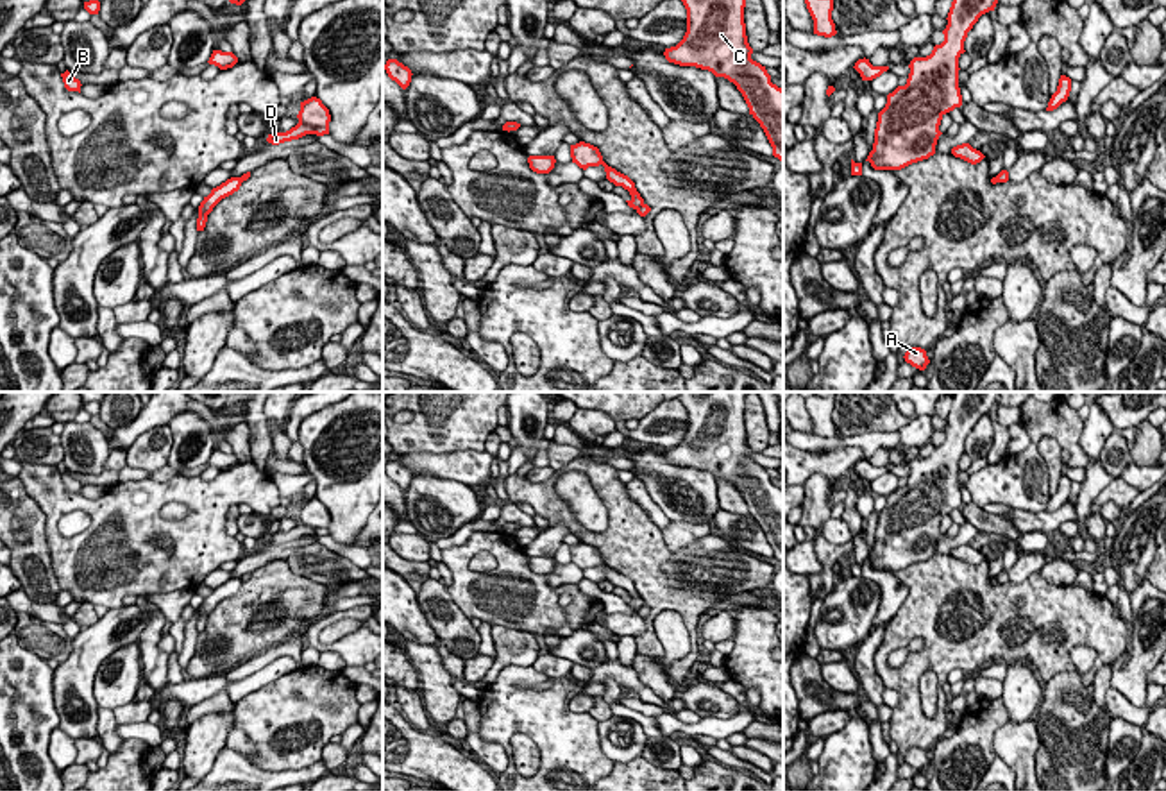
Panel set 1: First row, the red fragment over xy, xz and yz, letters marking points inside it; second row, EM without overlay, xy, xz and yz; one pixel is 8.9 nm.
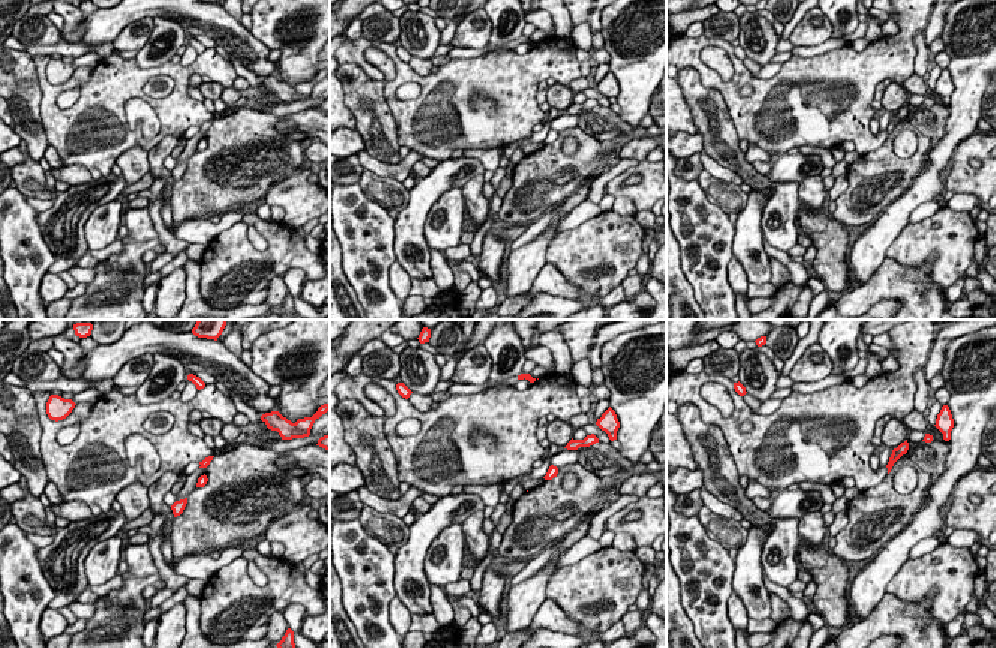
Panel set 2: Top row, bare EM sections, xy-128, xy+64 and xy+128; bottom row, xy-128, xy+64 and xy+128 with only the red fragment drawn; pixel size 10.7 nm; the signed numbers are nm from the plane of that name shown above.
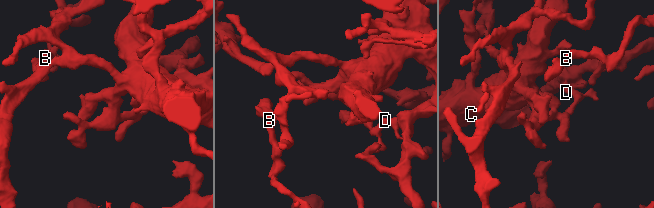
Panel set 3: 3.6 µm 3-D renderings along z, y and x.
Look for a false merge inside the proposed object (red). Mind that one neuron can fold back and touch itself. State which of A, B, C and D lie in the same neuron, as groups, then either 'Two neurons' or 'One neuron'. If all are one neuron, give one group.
Groups: A B C / D. Two neurons

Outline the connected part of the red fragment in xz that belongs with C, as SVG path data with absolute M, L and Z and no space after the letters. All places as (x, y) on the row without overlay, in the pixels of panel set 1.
M681 392L687 433L663 456L669 464L708 471L733 483L764 530L773 557L783 562L783 490L771 483L765 467L751 460L744 424L746 394Z

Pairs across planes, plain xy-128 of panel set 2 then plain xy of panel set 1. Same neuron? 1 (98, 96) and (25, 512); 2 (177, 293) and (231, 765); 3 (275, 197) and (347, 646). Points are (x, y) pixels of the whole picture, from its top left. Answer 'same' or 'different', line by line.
1: different
2: different
3: same

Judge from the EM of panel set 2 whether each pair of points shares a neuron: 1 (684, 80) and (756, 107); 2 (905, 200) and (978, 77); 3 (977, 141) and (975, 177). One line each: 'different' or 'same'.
1: different
2: same
3: same

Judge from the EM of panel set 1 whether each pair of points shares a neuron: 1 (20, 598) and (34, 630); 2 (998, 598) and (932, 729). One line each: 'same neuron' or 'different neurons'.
1: different neurons
2: same neuron

